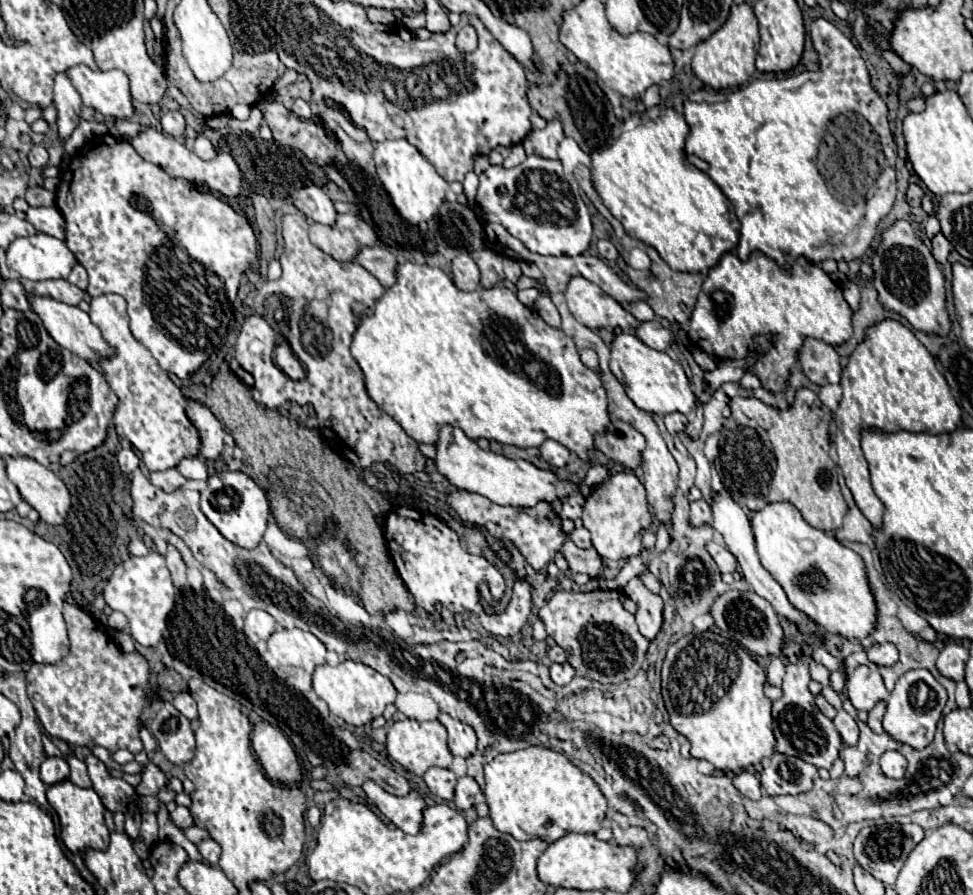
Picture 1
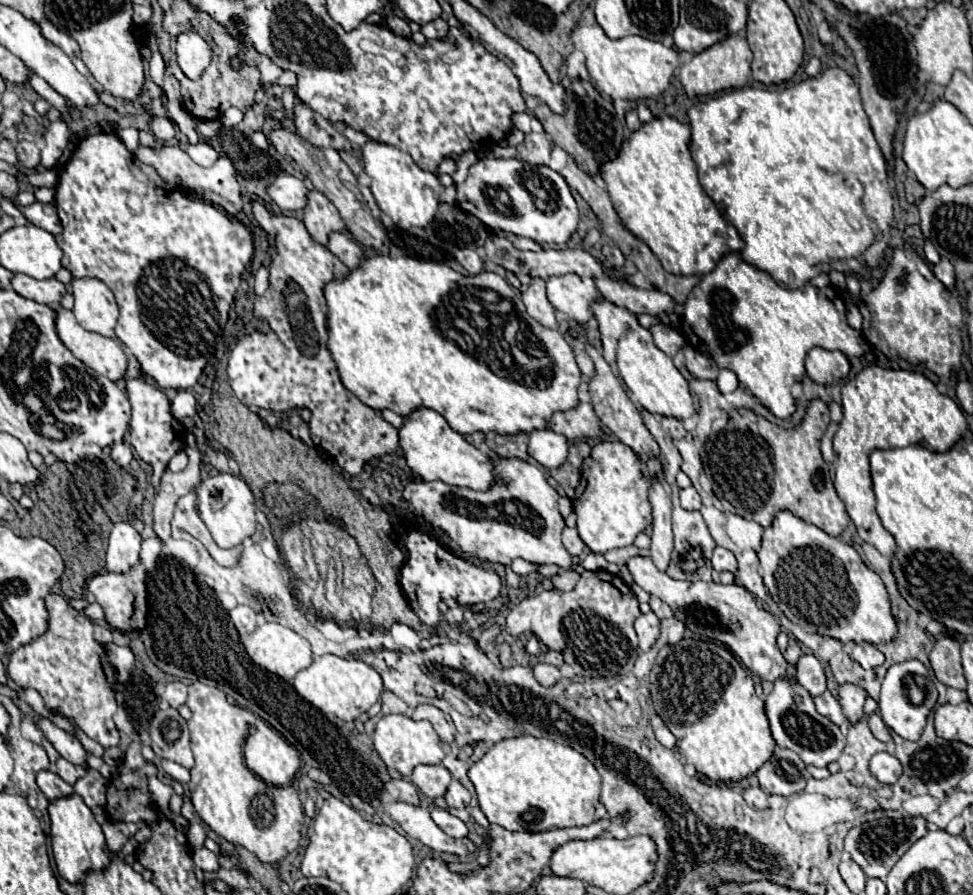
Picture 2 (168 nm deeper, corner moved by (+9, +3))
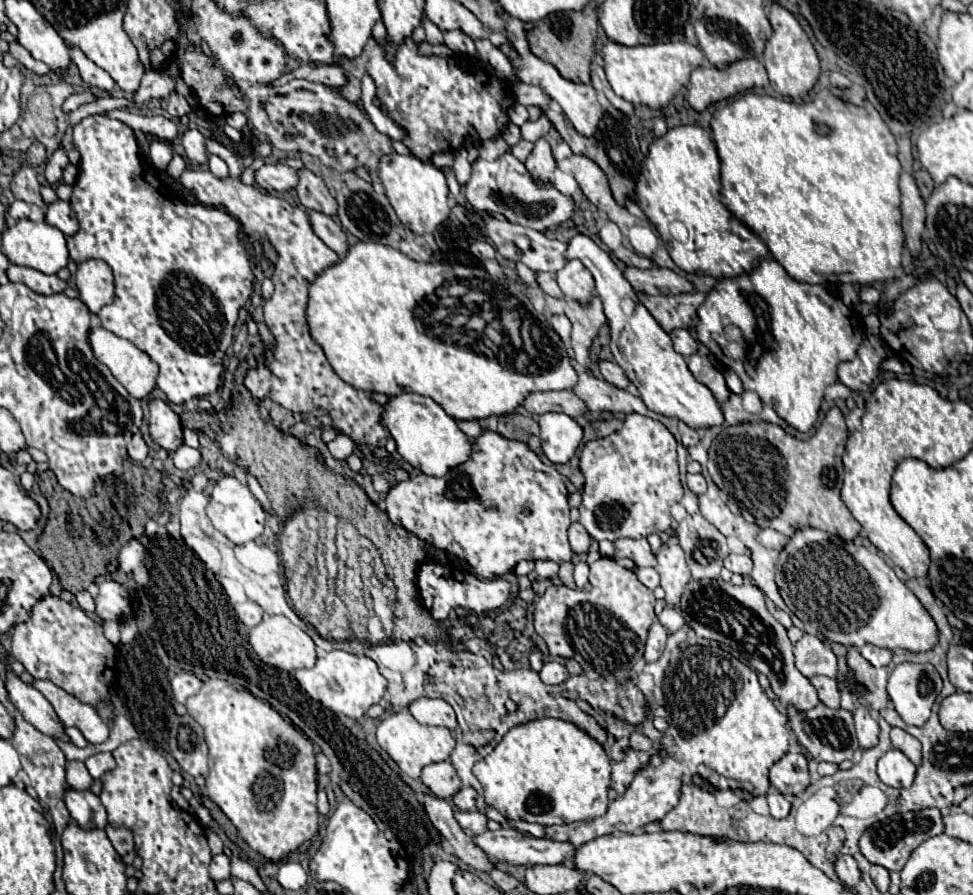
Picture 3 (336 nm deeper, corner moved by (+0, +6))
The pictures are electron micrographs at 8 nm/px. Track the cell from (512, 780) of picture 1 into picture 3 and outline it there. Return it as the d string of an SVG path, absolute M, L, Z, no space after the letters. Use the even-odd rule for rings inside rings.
M542 718L512 728L498 742L492 754L488 754L476 764L474 776L484 786L486 804L496 808L502 816L510 820L526 820L542 826L552 826L558 822L578 822L598 818L608 808L610 762L606 752L586 732L580 732L574 724L556 718Z

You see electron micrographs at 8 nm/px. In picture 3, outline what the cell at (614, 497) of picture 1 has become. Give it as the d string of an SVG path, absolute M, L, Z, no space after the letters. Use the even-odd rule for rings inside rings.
M628 414L624 426L600 440L592 440L584 446L580 454L580 468L586 478L582 504L580 504L580 524L594 540L620 540L620 538L646 538L650 532L664 532L672 526L670 506L682 498L682 484L678 478L676 460L676 440L674 436L656 420Z

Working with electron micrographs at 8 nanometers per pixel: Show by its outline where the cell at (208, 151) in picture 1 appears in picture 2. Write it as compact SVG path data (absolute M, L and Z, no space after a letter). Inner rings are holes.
M205 141L197 143L197 145L189 145L187 153L201 167L211 167L219 159L219 153L209 143L205 143Z

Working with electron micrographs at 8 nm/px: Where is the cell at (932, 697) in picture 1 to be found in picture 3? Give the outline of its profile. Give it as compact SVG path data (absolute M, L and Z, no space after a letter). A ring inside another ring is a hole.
M902 662L888 678L888 696L900 718L910 726L928 722L940 690L942 678L932 664Z

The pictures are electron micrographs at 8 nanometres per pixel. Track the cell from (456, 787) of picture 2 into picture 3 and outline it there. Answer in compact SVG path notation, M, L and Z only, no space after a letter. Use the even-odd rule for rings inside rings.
M460 788L454 796L454 804L460 808L460 810L476 810L476 790L474 788Z

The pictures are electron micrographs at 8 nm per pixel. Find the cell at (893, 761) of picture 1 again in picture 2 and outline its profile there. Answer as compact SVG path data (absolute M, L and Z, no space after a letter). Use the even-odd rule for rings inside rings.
M883 751L883 753L875 753L875 755L871 757L871 761L869 761L869 771L871 771L871 775L873 775L877 781L891 785L891 783L895 783L895 781L899 779L899 775L901 775L903 769L901 769L899 759L897 759L893 753Z

